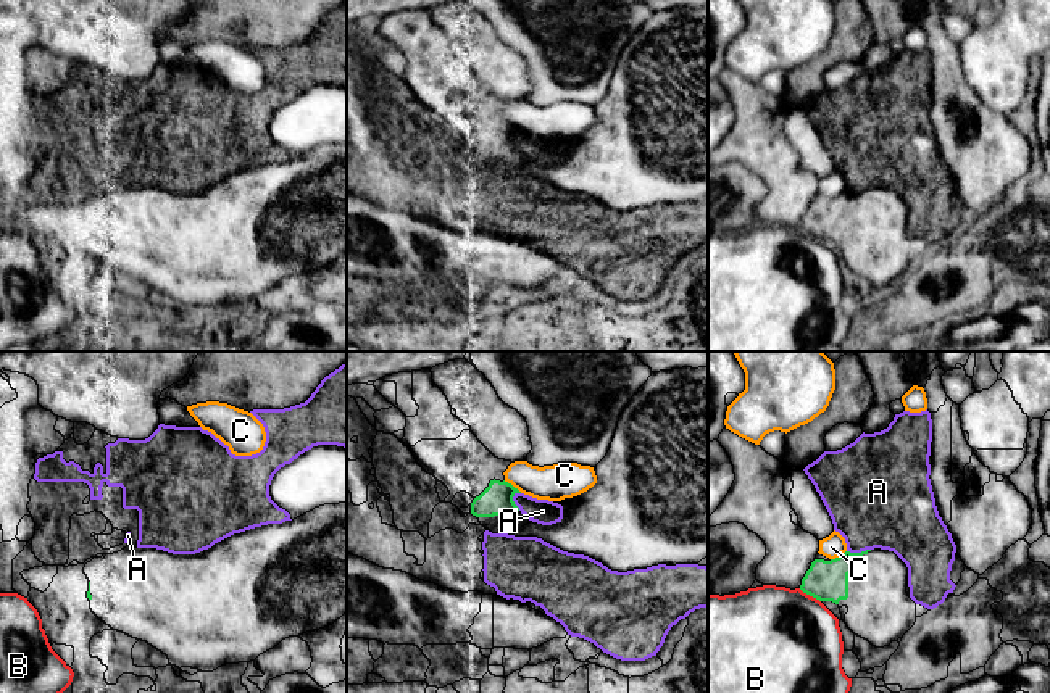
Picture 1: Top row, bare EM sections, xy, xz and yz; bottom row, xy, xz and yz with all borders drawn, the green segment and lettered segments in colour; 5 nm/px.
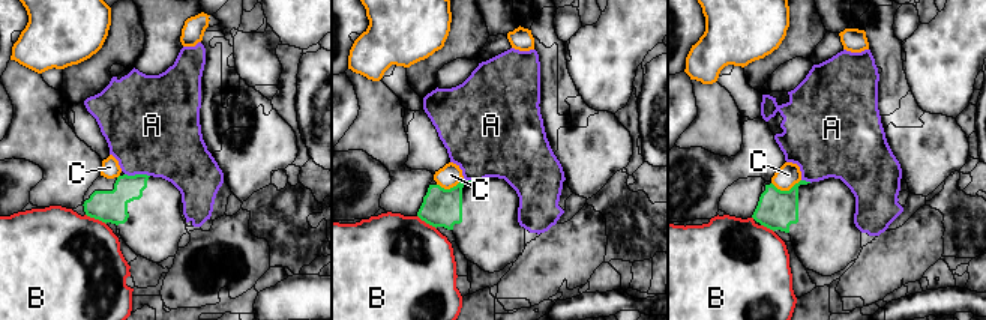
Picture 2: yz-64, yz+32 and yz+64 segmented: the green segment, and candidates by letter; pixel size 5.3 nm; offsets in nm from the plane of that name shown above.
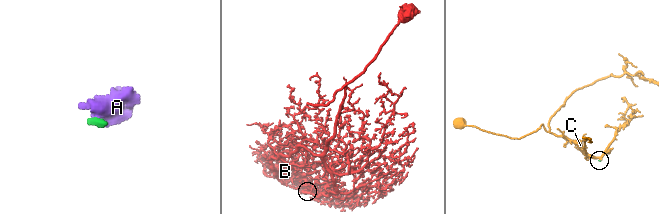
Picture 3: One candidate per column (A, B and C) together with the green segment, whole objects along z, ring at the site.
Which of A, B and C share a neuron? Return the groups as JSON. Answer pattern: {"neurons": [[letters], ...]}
{"neurons": [["A"], ["B"], ["C"]]}

